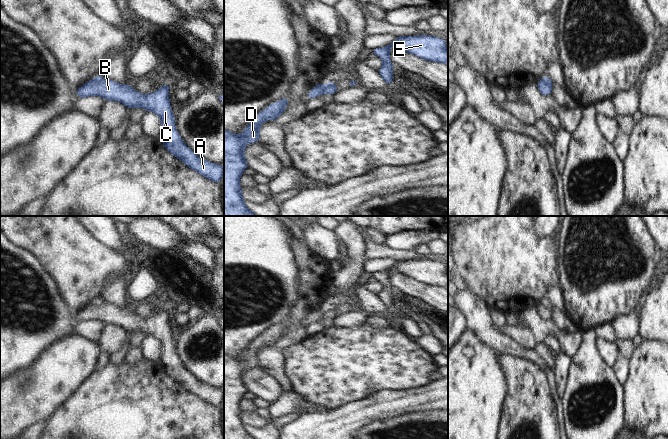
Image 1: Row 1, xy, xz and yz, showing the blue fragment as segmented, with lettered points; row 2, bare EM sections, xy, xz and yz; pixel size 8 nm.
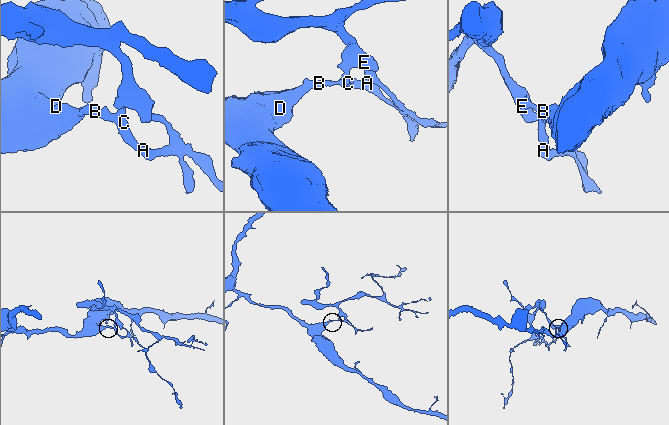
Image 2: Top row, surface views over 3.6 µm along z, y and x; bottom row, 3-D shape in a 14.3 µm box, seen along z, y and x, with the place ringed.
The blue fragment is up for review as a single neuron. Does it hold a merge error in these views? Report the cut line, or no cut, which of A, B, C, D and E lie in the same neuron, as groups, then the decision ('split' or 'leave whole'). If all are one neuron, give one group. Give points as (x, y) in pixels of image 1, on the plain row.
yz (541, 303), (551, 310) | A B C E / D | split

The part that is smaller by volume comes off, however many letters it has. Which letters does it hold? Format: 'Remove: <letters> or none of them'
Remove: A, B, C, E

